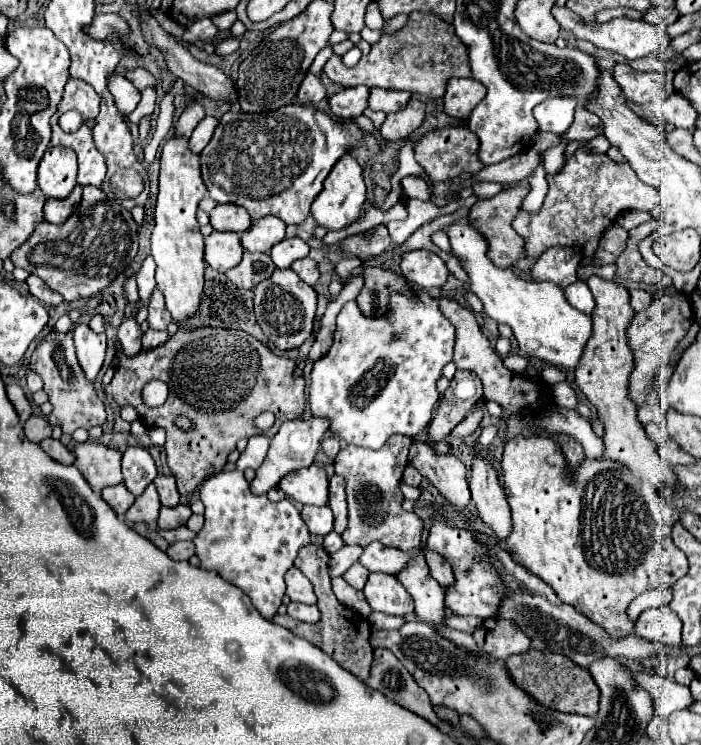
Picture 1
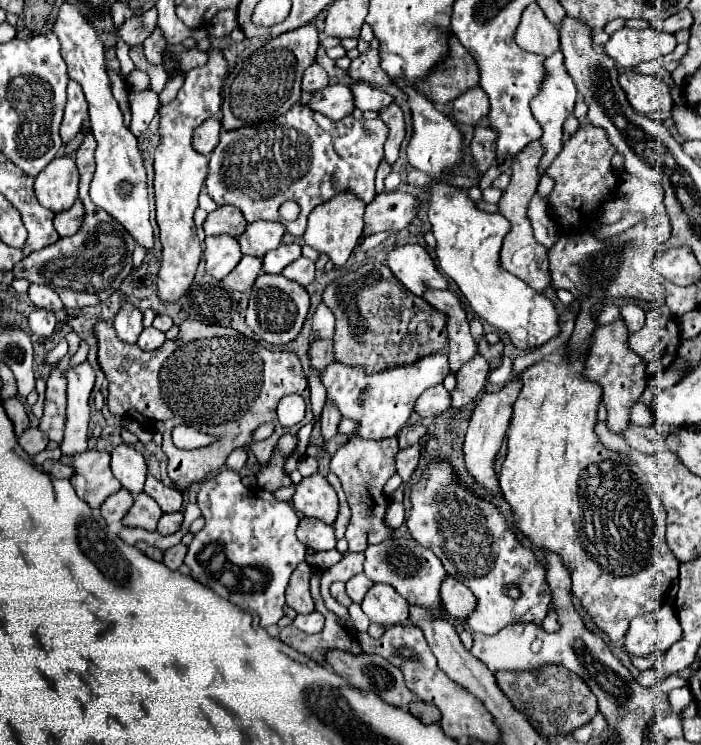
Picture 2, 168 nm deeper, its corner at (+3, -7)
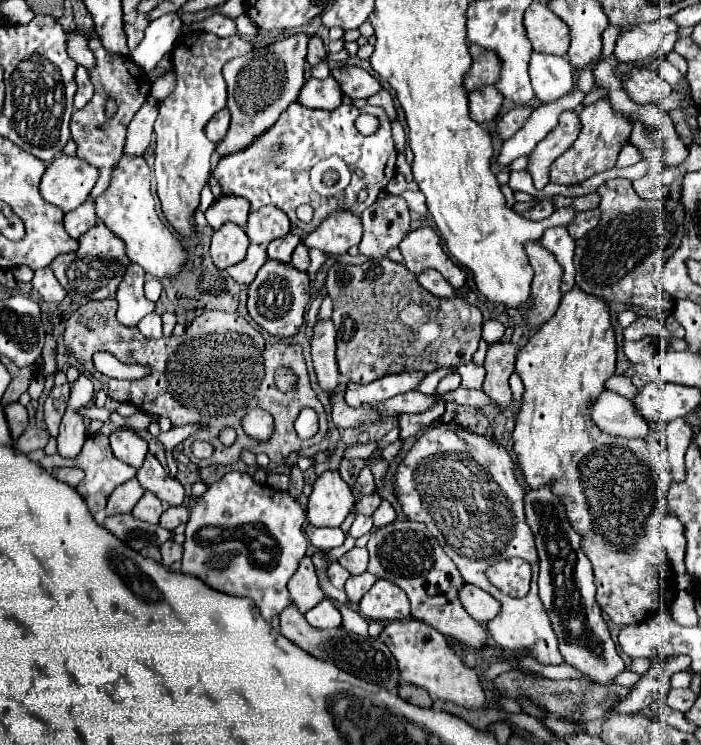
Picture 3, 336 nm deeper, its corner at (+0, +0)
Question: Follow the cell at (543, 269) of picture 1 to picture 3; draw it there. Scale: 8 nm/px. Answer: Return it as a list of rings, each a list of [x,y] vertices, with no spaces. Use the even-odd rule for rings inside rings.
[[[627,178],[607,180],[599,190],[601,194],[601,220],[595,230],[575,242],[575,268],[577,268],[577,284],[595,296],[603,296],[607,302],[621,302],[637,308],[645,308],[647,312],[669,312],[673,310],[673,298],[659,288],[659,272],[655,268],[657,260],[667,262],[679,248],[685,226],[685,208],[681,200],[663,198],[663,200],[643,200],[639,198]]]

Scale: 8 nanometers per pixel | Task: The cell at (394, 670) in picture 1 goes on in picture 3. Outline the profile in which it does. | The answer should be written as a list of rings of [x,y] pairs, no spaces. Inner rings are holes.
[[[289,604],[281,616],[281,634],[291,640],[293,644],[297,644],[301,650],[309,652],[311,656],[319,658],[319,660],[329,660],[331,664],[335,664],[337,668],[365,680],[365,682],[373,682],[383,686],[385,690],[395,690],[399,684],[399,668],[397,668],[397,660],[393,658],[393,654],[389,652],[389,648],[381,642],[381,640],[373,640],[369,636],[357,636],[347,632],[345,628],[331,628],[331,630],[321,630],[321,628],[313,628],[311,624],[307,624],[305,616],[295,608],[295,604]]]

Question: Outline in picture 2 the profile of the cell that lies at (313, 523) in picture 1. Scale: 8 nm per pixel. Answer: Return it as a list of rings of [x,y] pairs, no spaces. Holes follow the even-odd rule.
[[[312,517],[300,519],[296,537],[300,539],[300,543],[304,543],[306,547],[312,547],[314,551],[328,551],[328,549],[334,549],[336,545],[334,527]]]

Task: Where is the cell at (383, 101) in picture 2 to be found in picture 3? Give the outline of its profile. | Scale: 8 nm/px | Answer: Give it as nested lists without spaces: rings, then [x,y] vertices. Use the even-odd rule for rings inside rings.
[[[359,66],[333,68],[331,76],[339,82],[343,96],[349,96],[349,98],[369,98],[381,90],[379,80],[375,80],[367,70]]]

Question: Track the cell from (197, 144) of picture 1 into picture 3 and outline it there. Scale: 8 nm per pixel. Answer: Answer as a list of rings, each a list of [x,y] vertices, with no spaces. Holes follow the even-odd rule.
[[[223,108],[221,112],[217,112],[213,118],[211,118],[211,122],[207,124],[207,128],[205,128],[205,132],[207,132],[207,138],[211,140],[211,142],[221,142],[223,138],[225,138],[225,134],[227,134],[227,130],[229,130],[229,120],[231,120],[231,116],[229,116],[229,110],[227,108]]]

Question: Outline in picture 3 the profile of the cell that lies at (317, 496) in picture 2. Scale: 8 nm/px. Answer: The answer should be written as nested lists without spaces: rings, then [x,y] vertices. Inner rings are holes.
[[[323,472],[313,484],[307,504],[307,520],[317,528],[337,528],[355,506],[351,486],[343,482],[339,472]]]

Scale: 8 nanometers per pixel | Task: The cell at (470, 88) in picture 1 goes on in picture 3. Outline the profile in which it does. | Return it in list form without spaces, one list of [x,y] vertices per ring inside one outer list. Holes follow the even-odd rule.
[[[487,86],[487,88],[479,88],[479,90],[469,92],[471,118],[479,124],[493,122],[499,116],[501,104],[503,104],[503,96],[499,96],[495,86]]]

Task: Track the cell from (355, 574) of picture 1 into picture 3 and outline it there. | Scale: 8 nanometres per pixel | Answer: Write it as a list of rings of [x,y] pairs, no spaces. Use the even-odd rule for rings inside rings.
[[[363,572],[363,574],[359,574],[359,576],[351,576],[349,580],[347,580],[347,584],[345,584],[345,592],[347,592],[347,596],[349,596],[349,600],[353,602],[353,604],[357,604],[361,598],[363,598],[363,594],[375,584],[375,576],[373,574],[369,574],[369,572]]]

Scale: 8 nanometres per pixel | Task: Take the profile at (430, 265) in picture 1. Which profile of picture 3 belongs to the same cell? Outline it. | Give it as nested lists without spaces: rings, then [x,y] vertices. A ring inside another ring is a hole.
[[[425,226],[425,228],[417,228],[411,230],[405,240],[399,246],[403,258],[405,258],[405,266],[417,274],[425,268],[435,268],[443,274],[443,278],[453,286],[459,288],[465,284],[467,280],[467,272],[463,268],[459,268],[453,260],[449,260],[449,256],[443,252],[441,248],[441,240],[439,234]]]

